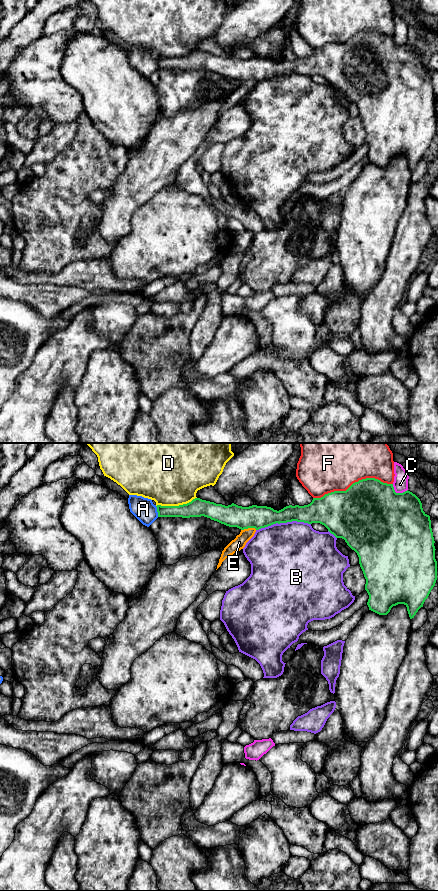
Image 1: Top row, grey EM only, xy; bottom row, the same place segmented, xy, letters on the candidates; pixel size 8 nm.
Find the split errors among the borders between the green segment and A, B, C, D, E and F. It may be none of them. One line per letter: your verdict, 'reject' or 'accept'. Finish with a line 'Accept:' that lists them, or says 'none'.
A: reject
B: reject
C: reject
D: reject
E: reject
F: reject
Accept: none

